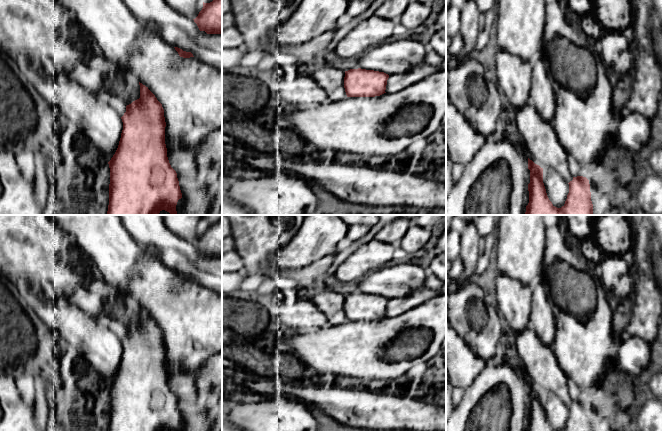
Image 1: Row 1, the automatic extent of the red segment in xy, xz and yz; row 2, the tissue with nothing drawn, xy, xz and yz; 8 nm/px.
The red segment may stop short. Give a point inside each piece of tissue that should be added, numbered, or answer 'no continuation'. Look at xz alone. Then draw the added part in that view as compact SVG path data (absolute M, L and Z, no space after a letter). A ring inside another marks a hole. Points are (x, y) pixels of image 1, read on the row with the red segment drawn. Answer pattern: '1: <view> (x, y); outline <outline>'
1: xz (331, 79); outline M316 63L307 72L326 91L328 101L339 101L347 97L344 88L345 71L326 63Z

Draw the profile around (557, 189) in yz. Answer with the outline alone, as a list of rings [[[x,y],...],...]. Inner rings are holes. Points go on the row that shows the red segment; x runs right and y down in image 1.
[[[553,168],[543,169],[543,183],[547,196],[553,206],[561,208],[564,206],[569,193],[569,184]]]

